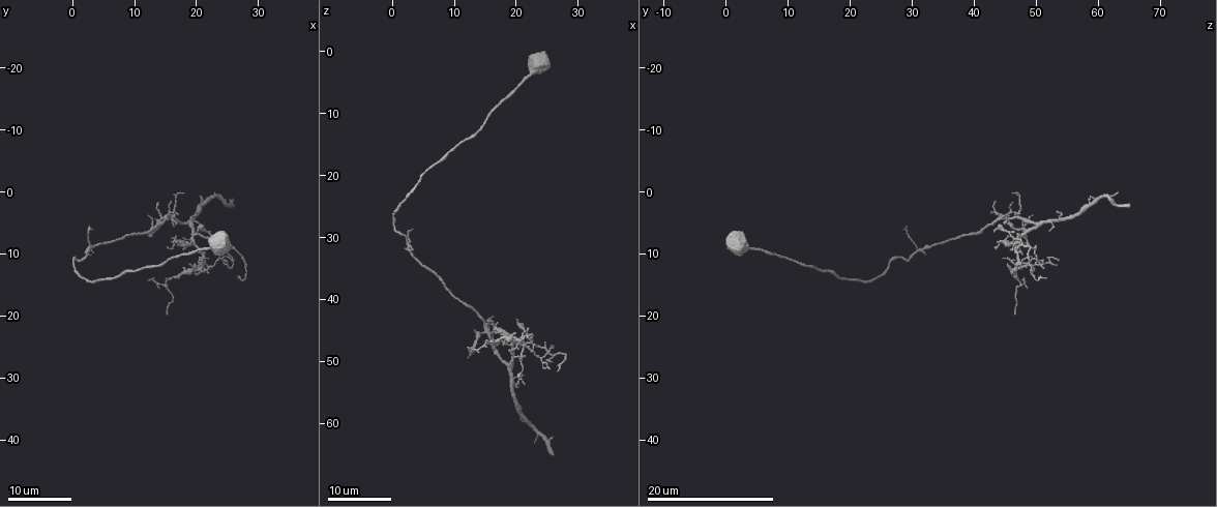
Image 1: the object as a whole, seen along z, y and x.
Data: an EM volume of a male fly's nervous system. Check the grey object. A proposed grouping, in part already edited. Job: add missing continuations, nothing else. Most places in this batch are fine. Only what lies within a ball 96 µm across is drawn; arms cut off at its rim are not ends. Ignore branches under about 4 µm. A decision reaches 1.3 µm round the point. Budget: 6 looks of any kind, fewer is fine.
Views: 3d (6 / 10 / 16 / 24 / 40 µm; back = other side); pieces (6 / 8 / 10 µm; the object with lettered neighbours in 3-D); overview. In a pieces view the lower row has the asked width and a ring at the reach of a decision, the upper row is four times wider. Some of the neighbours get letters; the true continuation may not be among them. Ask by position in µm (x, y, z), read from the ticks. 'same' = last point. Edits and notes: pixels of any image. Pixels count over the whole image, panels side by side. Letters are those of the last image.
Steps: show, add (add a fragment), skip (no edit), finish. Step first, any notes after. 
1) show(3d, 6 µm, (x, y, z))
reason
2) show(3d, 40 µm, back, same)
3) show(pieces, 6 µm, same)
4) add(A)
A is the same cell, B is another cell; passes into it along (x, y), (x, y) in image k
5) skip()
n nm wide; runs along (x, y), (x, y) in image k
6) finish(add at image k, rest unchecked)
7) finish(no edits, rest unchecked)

show(3d, 16 µm, (20.5, 6.5, 43.5))
branch stops here

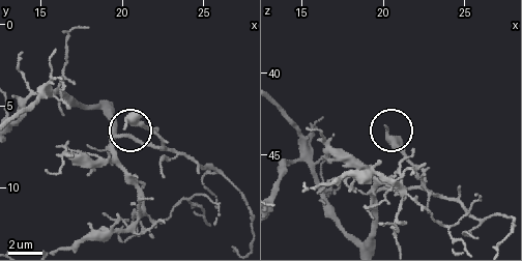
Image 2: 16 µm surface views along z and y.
show(pieces, 10 µm, (20.3, 6.2, 43.4))

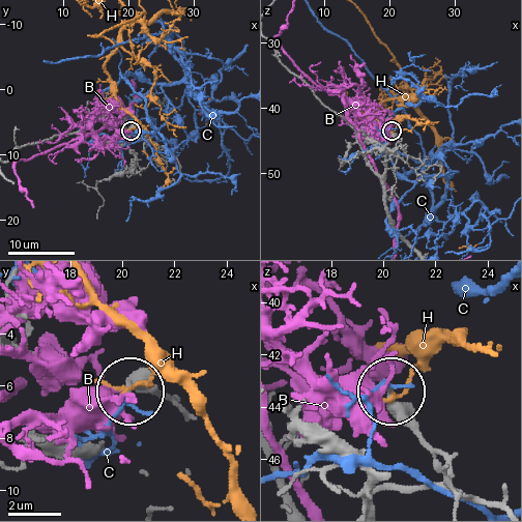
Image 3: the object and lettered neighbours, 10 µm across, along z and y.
skip()
140 nm wide; B, C and H are other cells; runs along (175, 403), (128, 387) in image 3; none of them fits

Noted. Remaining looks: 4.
show(3d, 24 µm, (21.5, 11.0, 45.0))
tapers out

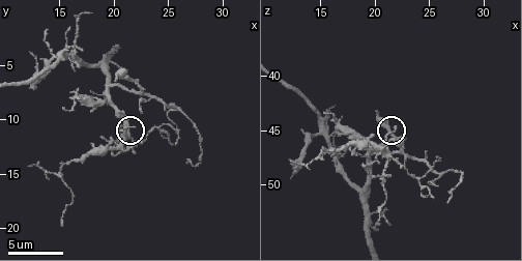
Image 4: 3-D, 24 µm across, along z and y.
show(pieces, 10 µm, (21.8, 10.8, 44.6))

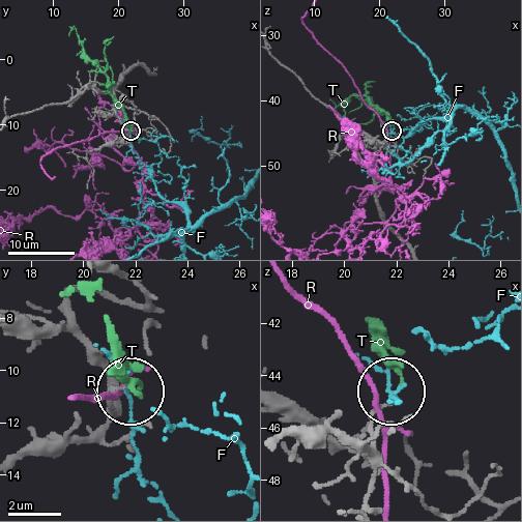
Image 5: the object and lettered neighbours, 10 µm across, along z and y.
skip()
140 nm wide; F, R and T are other cells; none of them fits

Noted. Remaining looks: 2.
show(pieces, 8 µm, (25.0, 12.2, 51.2))
tapers out

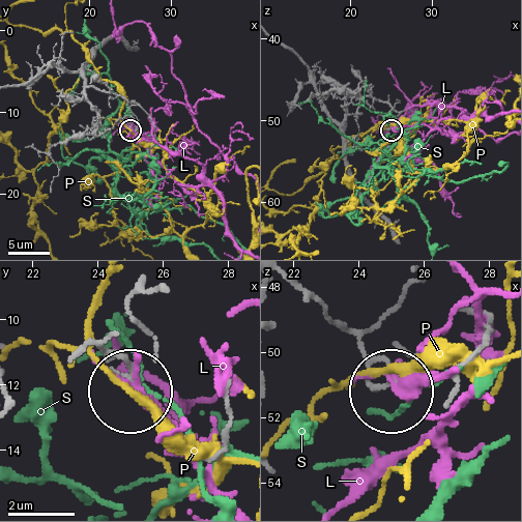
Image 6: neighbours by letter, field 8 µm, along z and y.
skip()
L, P and S are other cells; runs along (285, 279), (394, 384) in image 6; no lettered fragment goes on from it

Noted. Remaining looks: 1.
finish(no edits, rest unchecked)

